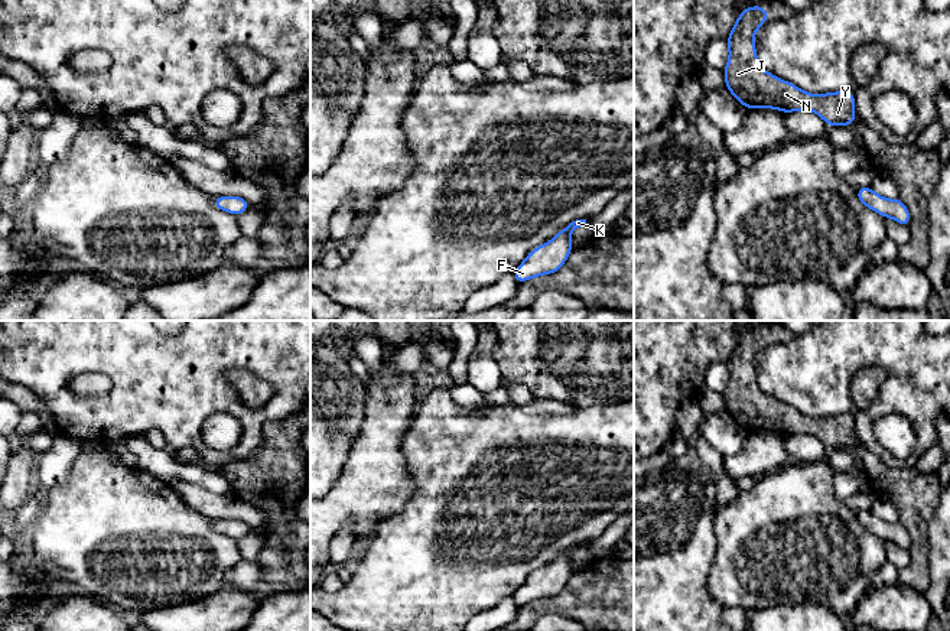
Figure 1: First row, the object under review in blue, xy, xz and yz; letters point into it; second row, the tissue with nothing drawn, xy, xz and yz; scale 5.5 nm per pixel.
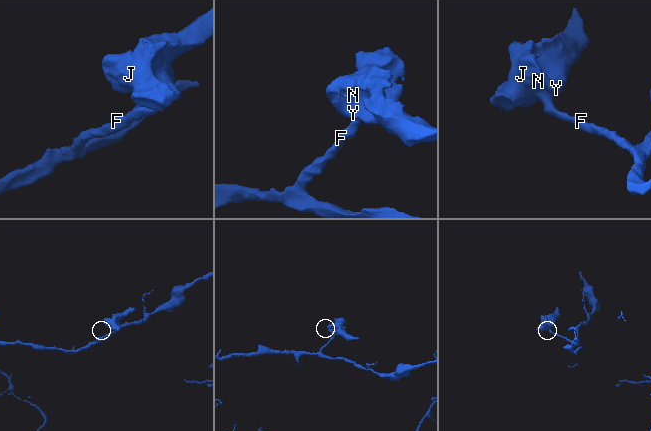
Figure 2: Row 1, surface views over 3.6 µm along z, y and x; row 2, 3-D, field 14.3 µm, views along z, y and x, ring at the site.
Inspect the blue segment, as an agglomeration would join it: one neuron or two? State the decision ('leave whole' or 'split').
leave whole

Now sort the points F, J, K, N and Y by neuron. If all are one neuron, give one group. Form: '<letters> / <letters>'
F J K N Y

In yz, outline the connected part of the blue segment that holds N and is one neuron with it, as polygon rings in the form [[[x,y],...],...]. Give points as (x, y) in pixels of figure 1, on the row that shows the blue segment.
[[[762,6],[742,10],[726,38],[729,59],[723,68],[725,85],[748,110],[771,108],[783,113],[809,110],[819,114],[829,127],[850,126],[856,120],[853,92],[836,91],[809,94],[761,68],[754,36],[770,13]]]

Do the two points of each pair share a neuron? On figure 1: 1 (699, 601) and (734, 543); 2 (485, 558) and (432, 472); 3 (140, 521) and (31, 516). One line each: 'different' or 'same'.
1: different
2: same
3: different

